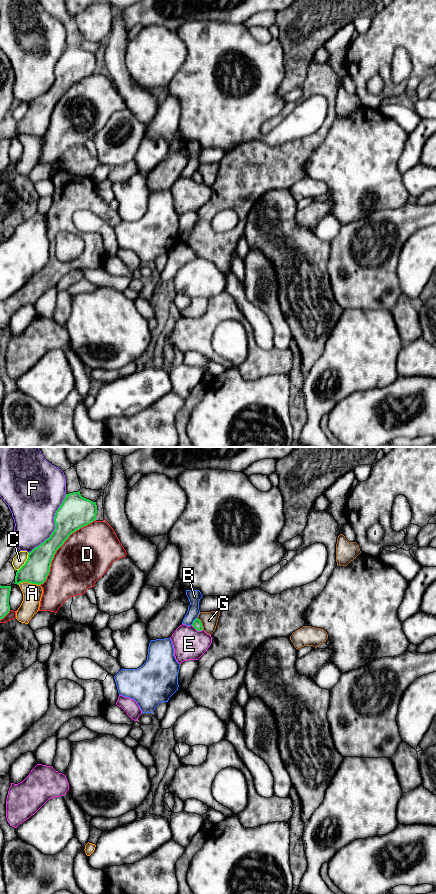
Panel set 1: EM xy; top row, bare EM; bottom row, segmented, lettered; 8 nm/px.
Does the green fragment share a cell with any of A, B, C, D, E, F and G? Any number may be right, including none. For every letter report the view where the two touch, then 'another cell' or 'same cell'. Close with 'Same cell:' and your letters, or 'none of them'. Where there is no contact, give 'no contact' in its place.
A: xy | another cell
B: xy | another cell
C: xy | another cell
D: xy | another cell
E: xy | another cell
F: xy | another cell
G: xy | another cell
Same cell: none of them

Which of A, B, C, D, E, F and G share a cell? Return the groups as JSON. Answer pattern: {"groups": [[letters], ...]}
{"groups": [["A"], ["B"], ["C"], ["D"], ["E"], ["F"], ["G"]]}

